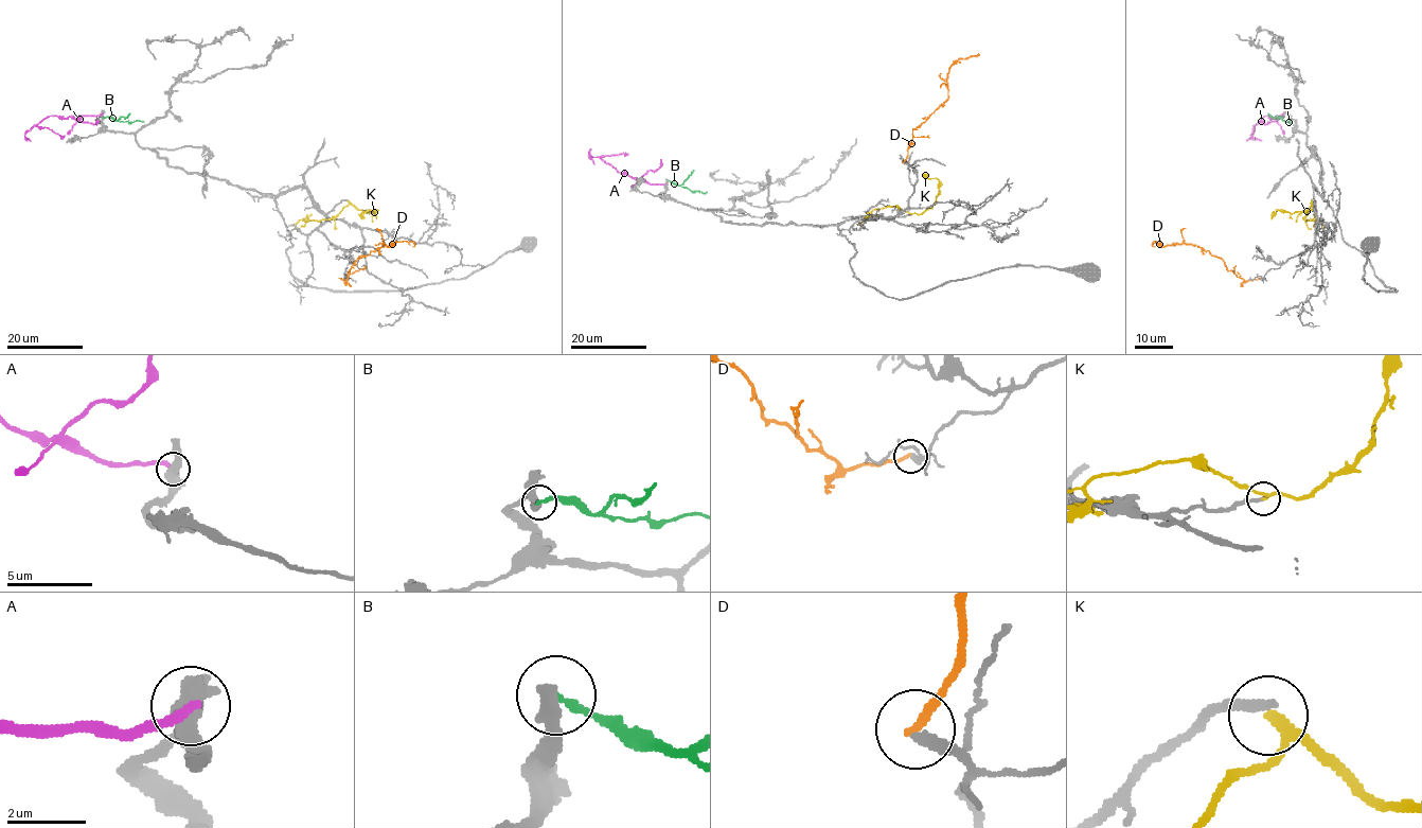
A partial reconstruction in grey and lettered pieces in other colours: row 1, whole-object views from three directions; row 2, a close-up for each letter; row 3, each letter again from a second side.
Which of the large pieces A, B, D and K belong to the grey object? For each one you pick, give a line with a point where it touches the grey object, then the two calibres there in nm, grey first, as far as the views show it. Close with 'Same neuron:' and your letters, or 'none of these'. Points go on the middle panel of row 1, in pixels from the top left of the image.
Same neuron: none of these

